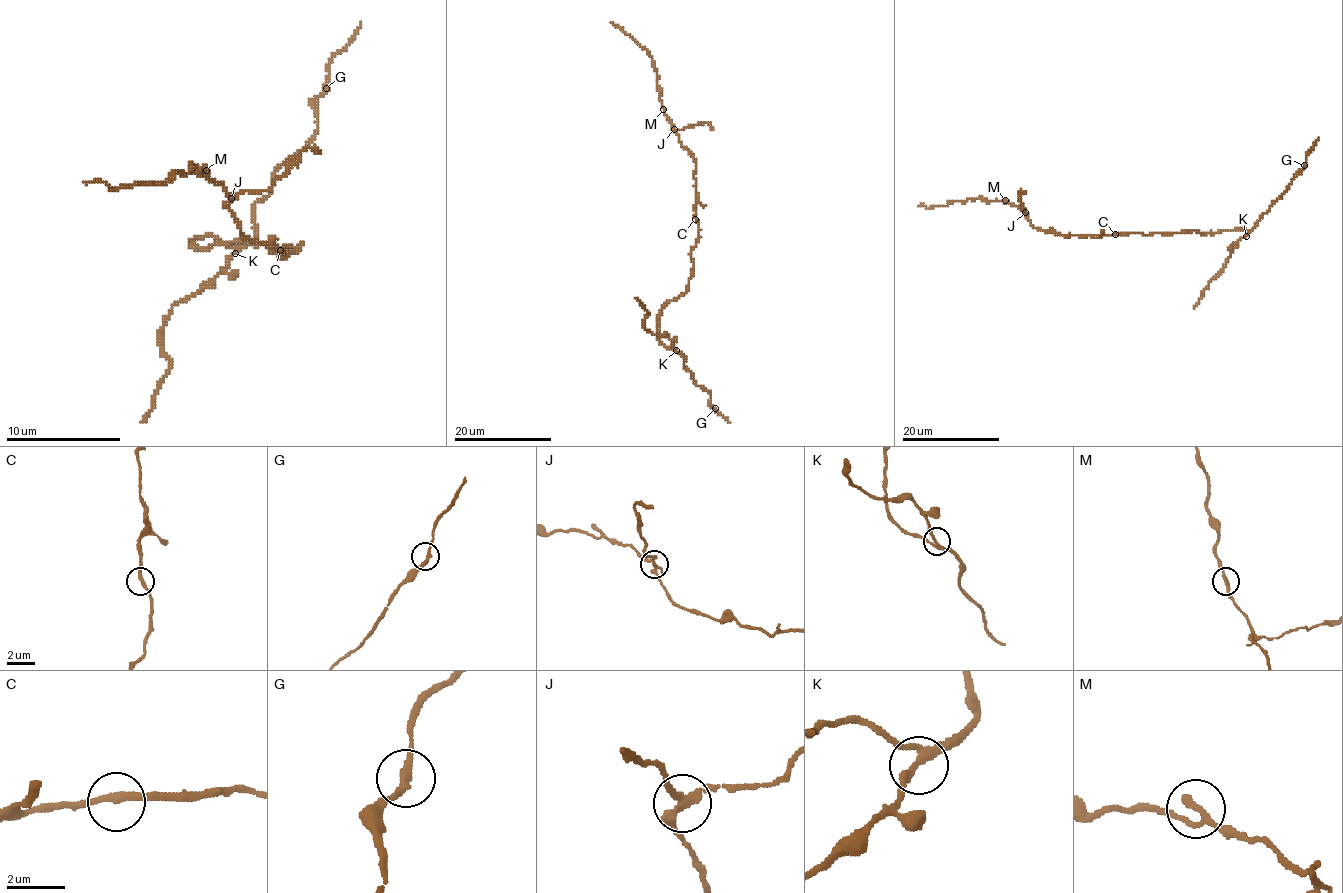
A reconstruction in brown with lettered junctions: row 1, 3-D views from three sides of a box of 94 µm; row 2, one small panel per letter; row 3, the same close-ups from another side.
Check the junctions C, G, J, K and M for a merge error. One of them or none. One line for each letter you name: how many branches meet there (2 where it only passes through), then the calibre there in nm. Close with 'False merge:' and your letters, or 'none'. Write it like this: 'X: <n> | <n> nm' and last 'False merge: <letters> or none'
J: 3 | 240 nm
False merge: J

